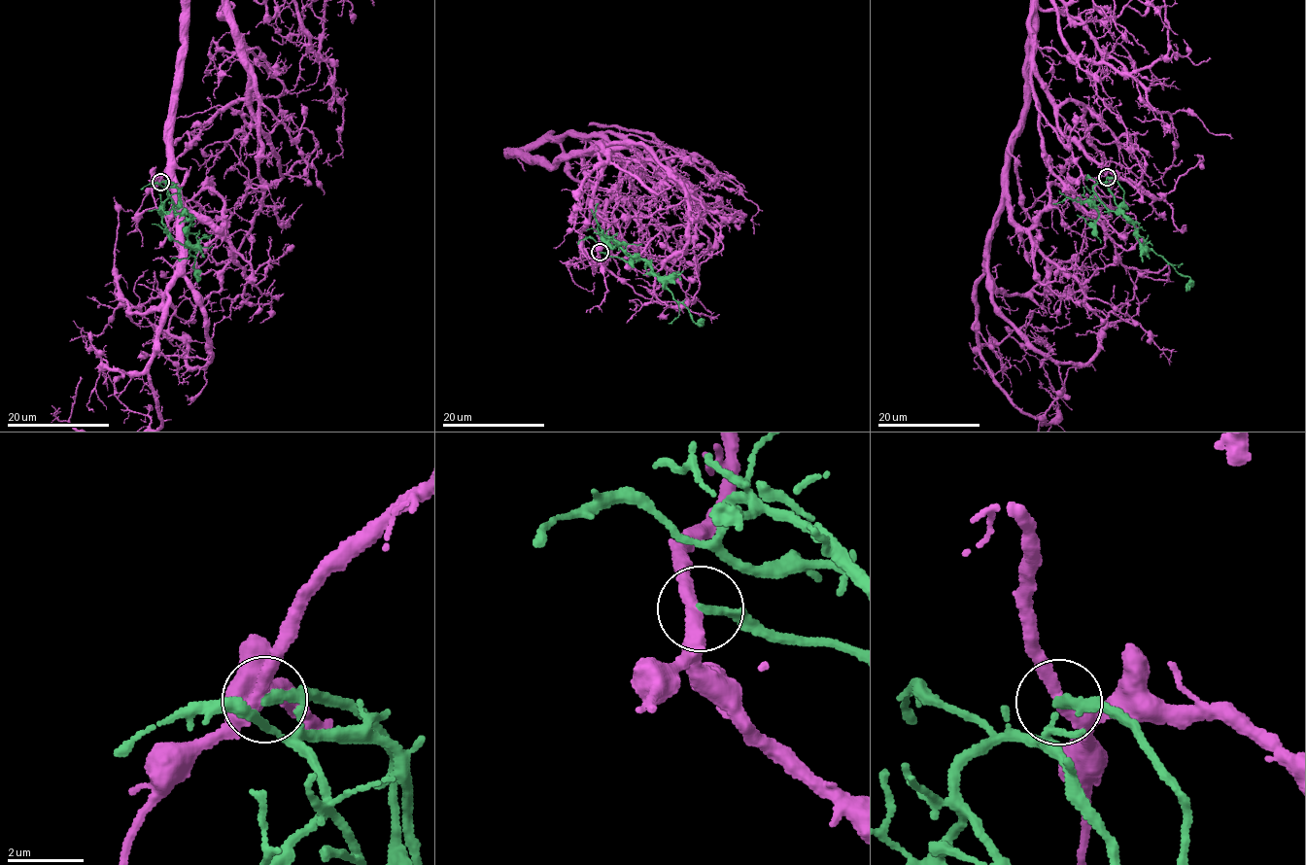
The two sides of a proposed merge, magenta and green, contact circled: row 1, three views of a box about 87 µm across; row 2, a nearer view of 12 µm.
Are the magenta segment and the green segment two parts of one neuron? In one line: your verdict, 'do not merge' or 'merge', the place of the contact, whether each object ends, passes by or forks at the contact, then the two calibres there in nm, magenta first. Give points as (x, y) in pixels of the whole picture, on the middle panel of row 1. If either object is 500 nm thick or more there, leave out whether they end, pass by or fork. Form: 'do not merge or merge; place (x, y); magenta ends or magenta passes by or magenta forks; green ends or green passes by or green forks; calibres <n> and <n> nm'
do not merge; place (600, 252); magenta passes by; green ends; calibres 340 and 240 nm

